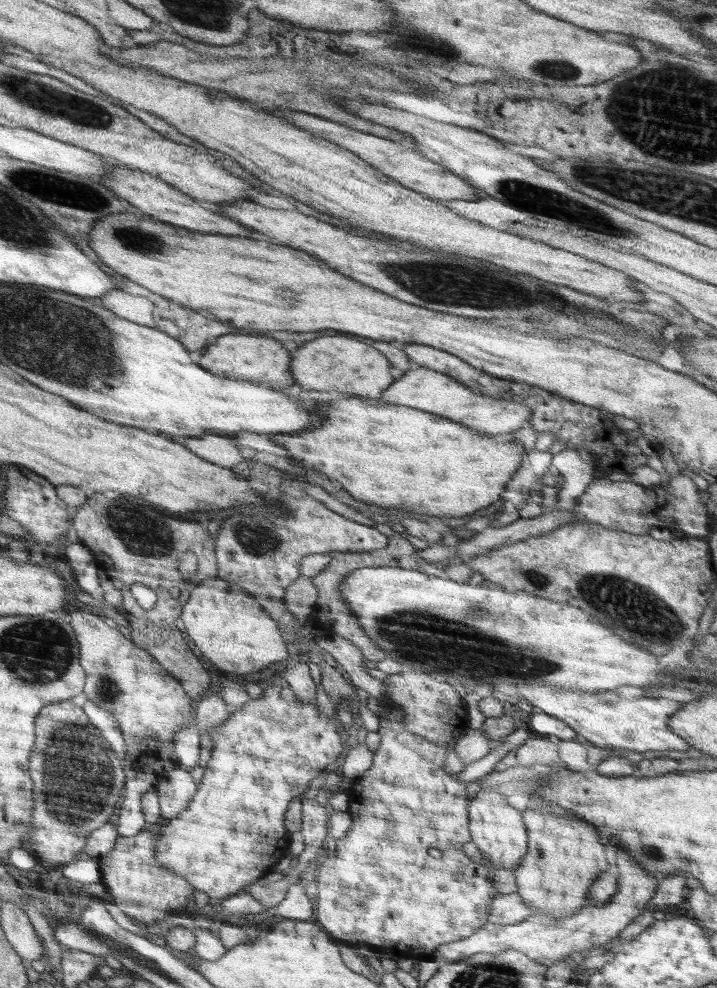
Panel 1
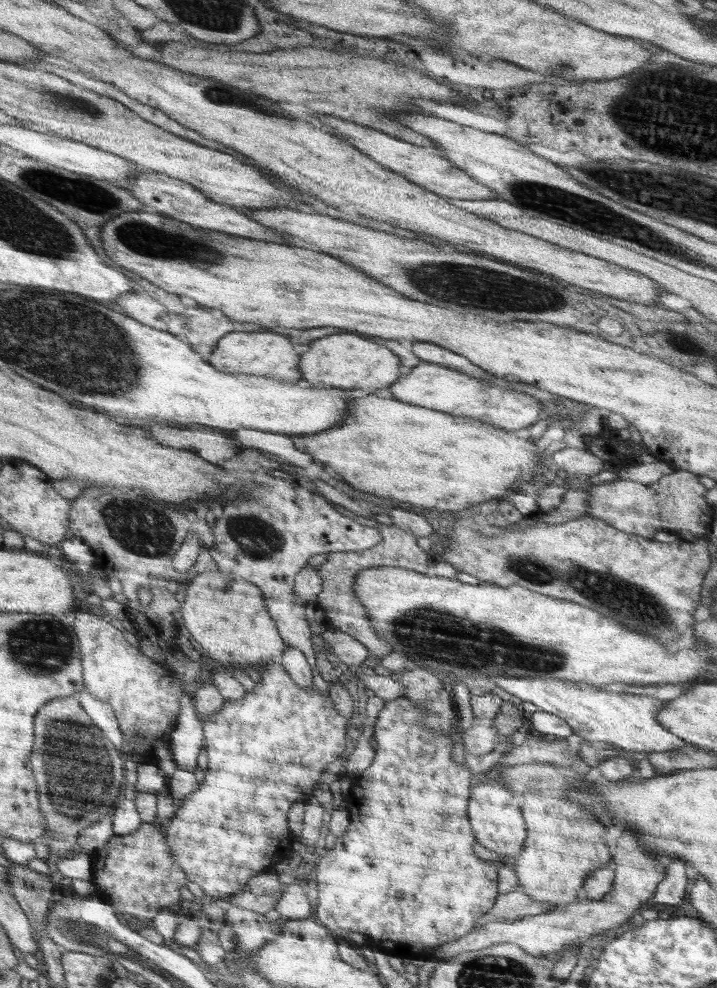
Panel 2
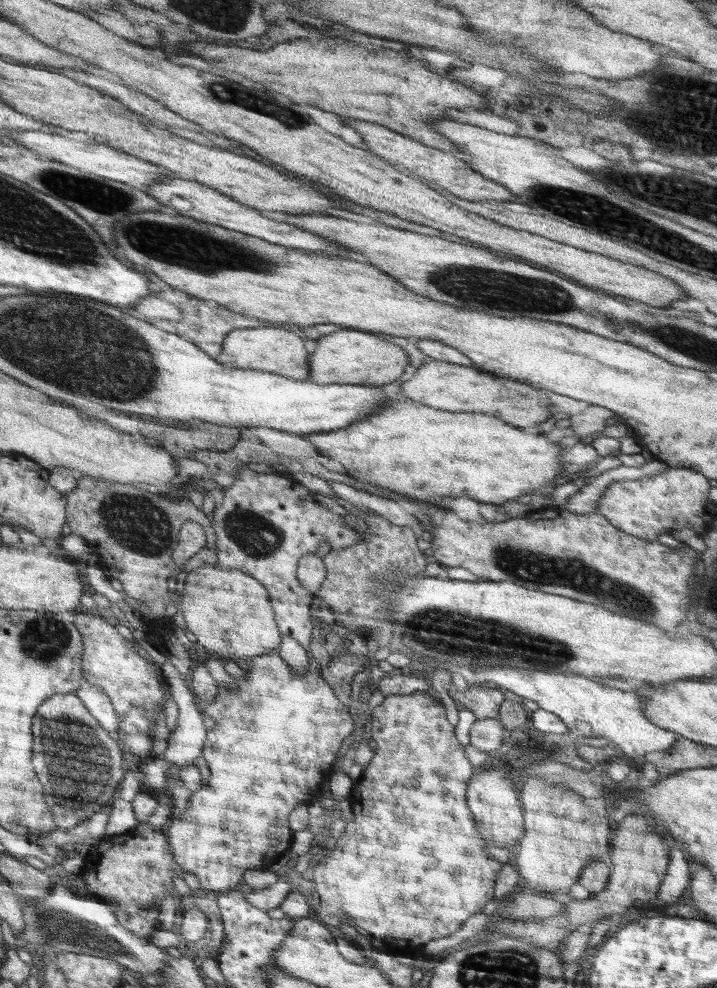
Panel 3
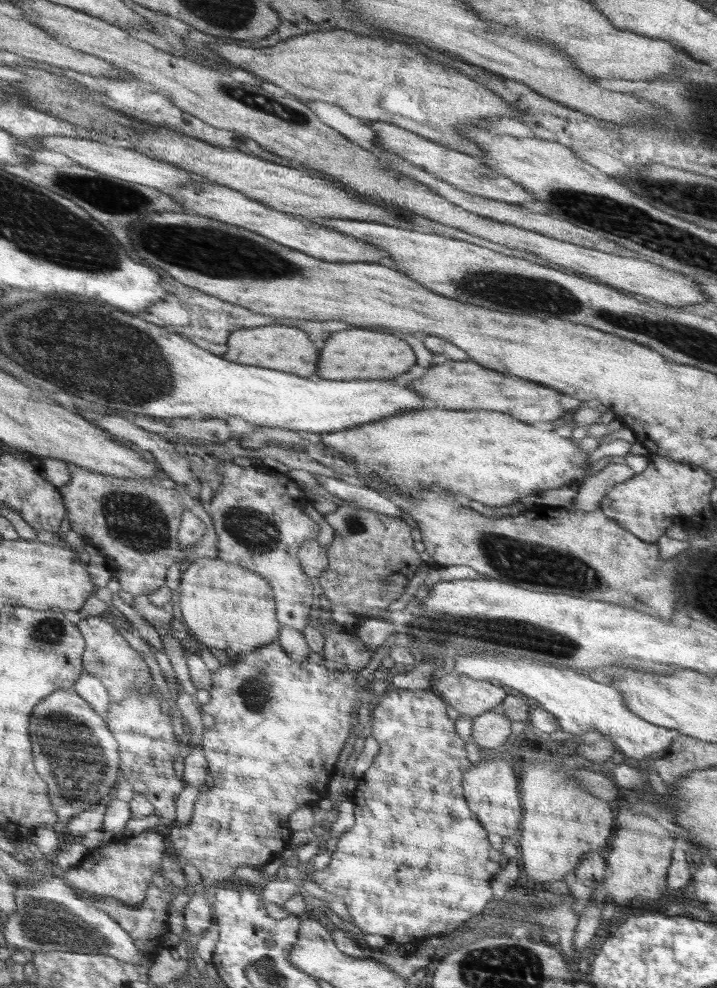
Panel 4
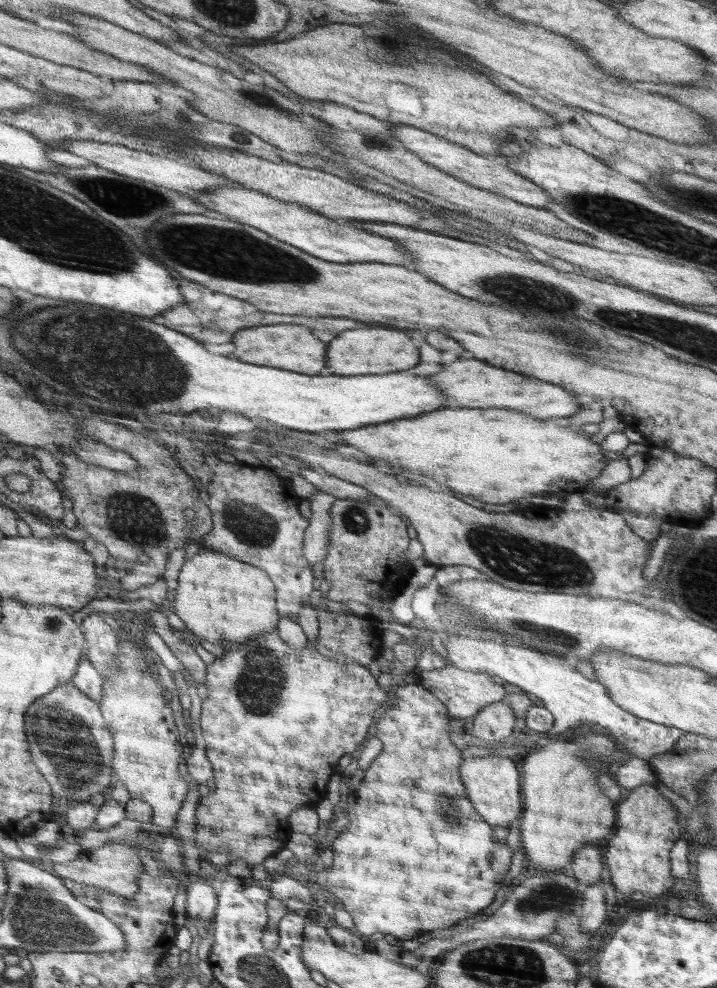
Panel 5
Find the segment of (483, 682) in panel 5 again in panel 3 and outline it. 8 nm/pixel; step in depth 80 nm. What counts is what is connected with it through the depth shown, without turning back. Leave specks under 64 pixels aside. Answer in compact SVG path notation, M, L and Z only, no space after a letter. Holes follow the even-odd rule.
M468 684L466 691L458 692L454 685L450 685L450 694L453 700L458 700L468 710L471 710L477 719L482 718L497 718L499 716L499 708L505 701L504 694L498 689L492 689L482 684Z

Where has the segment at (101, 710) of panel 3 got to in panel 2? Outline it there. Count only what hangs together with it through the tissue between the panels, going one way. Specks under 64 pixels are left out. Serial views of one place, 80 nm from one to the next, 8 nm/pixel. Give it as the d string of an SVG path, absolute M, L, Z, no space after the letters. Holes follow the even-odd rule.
M86 688L80 691L80 704L88 712L88 716L92 716L92 720L96 720L96 724L100 724L100 728L104 728L104 732L108 732L108 740L112 740L112 744L116 744L116 748L120 748L122 732L118 728L112 708L108 704L96 700L92 693L86 692Z

